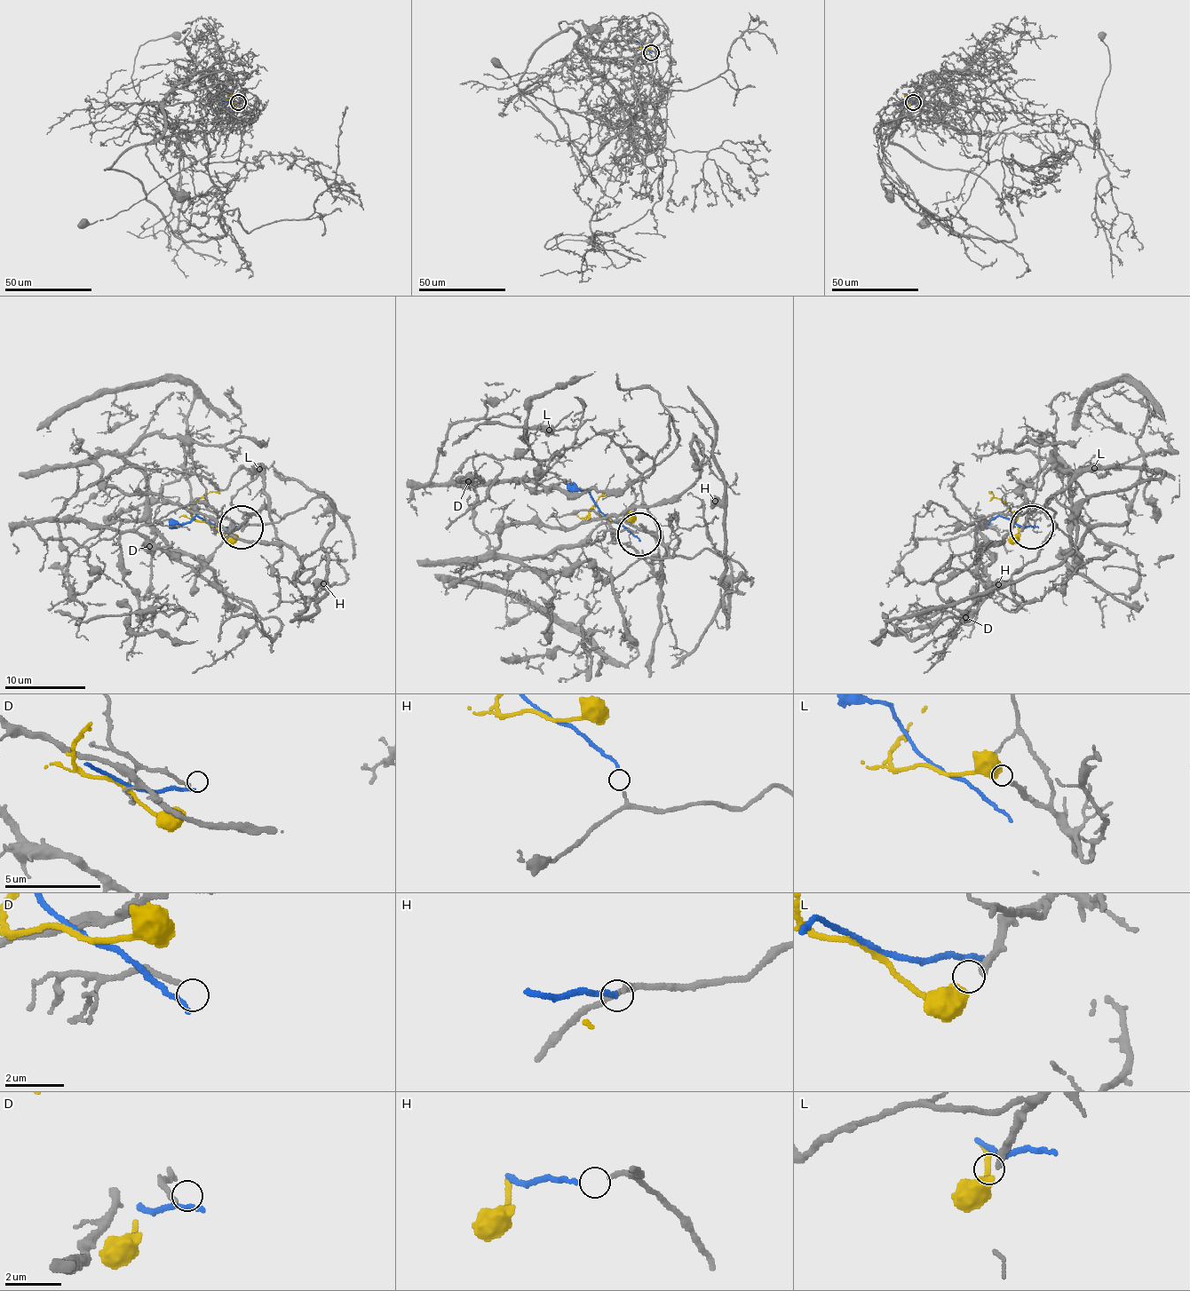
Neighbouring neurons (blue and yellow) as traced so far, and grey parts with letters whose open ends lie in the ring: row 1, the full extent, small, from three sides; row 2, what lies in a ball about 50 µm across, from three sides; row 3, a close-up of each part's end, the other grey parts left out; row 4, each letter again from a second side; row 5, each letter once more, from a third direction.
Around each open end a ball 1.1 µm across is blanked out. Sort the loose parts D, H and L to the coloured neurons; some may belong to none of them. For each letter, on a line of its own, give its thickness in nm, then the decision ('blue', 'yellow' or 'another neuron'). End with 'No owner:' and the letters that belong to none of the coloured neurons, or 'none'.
D: 170 nm | another neuron
H: 130 nm | blue
L: 280 nm | yellow
No owner: D

